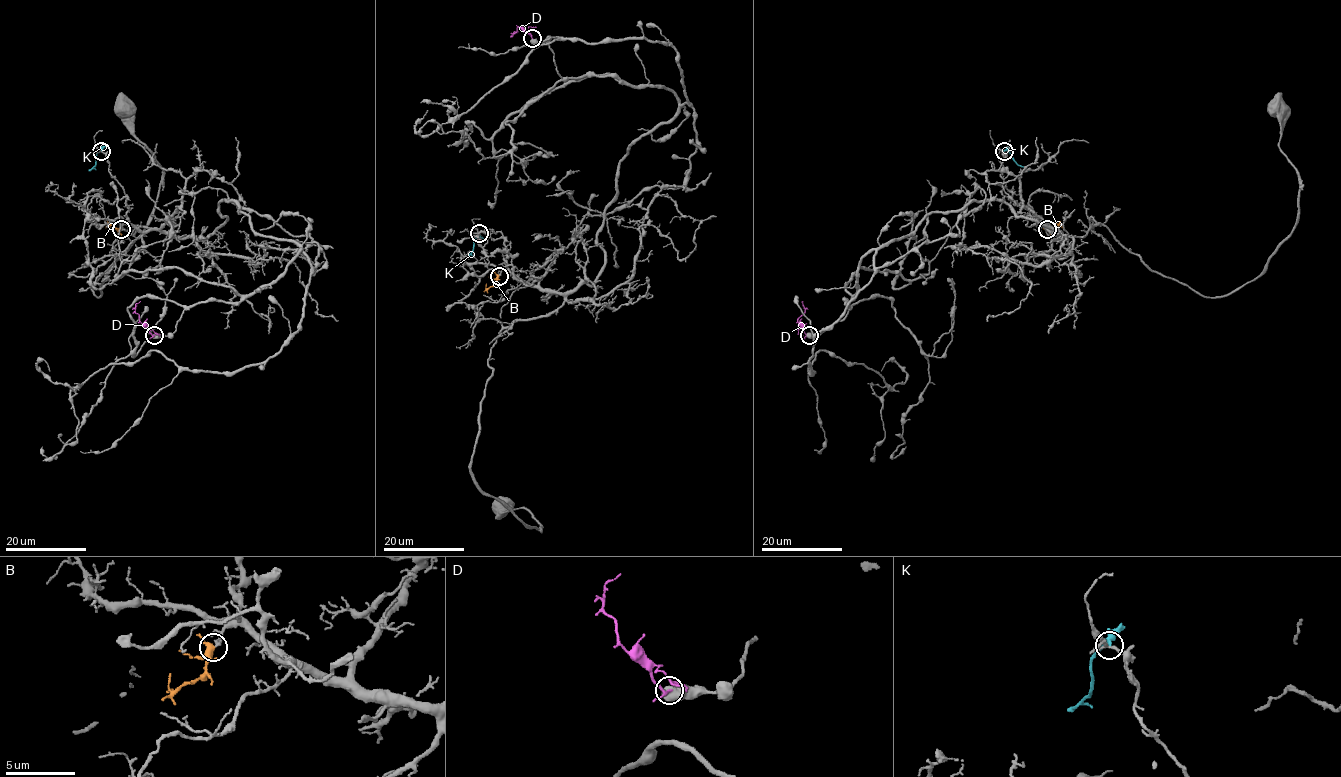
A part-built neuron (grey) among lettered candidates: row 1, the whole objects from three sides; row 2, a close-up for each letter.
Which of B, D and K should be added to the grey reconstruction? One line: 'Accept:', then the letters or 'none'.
Accept: B

